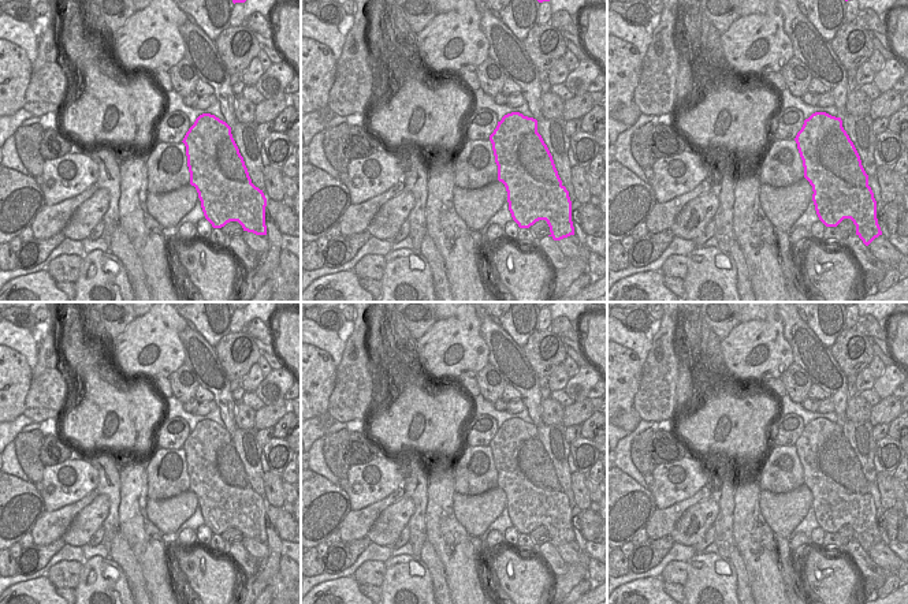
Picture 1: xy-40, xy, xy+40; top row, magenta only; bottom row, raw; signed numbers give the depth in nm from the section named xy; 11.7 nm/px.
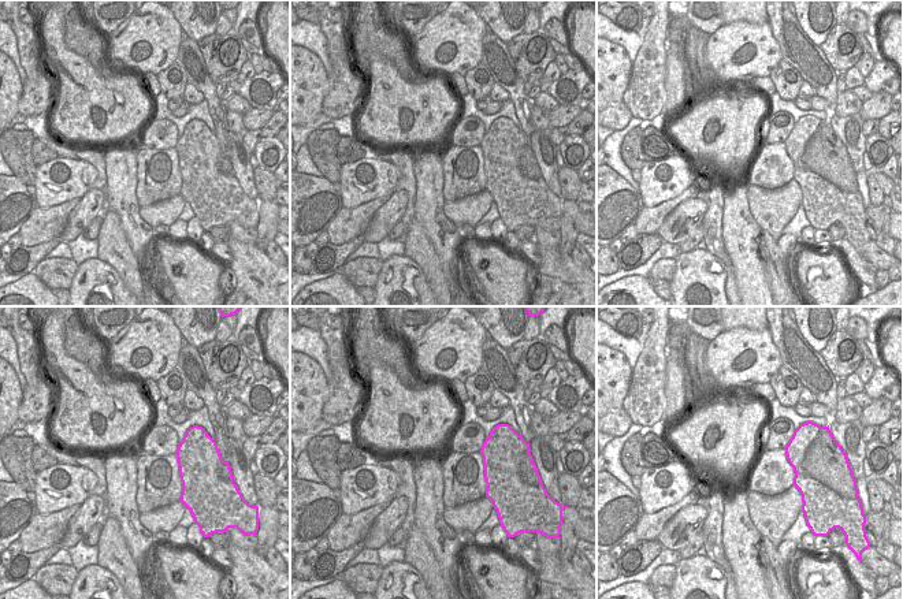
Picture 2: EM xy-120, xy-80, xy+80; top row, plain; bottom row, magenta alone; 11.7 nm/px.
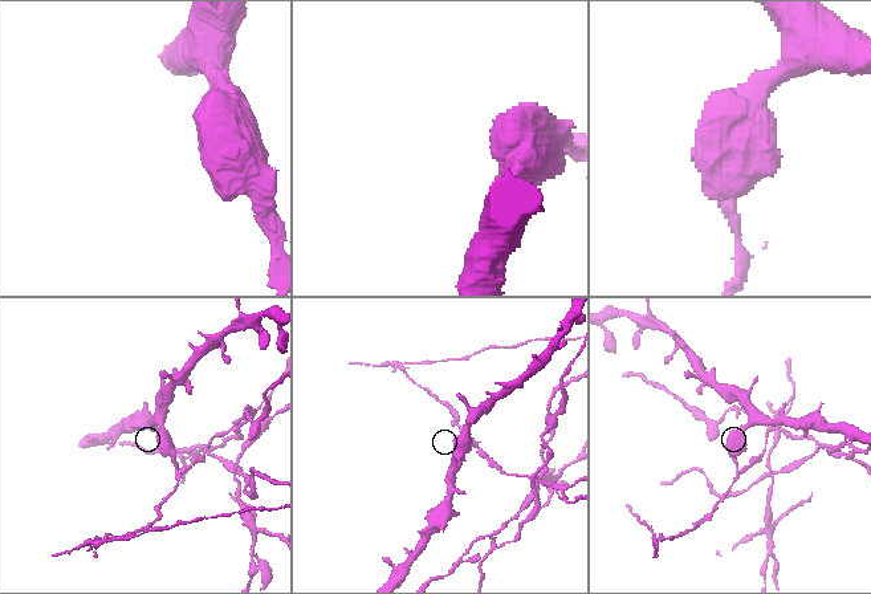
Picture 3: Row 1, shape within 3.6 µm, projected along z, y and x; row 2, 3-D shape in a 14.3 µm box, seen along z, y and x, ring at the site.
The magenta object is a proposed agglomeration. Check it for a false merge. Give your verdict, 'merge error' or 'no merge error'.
merge error

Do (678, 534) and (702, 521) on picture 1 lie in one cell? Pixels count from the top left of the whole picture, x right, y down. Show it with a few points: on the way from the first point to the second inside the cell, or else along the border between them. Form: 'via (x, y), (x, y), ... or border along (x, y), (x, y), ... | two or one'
via (685, 534), (689, 533), (695, 524) | one

